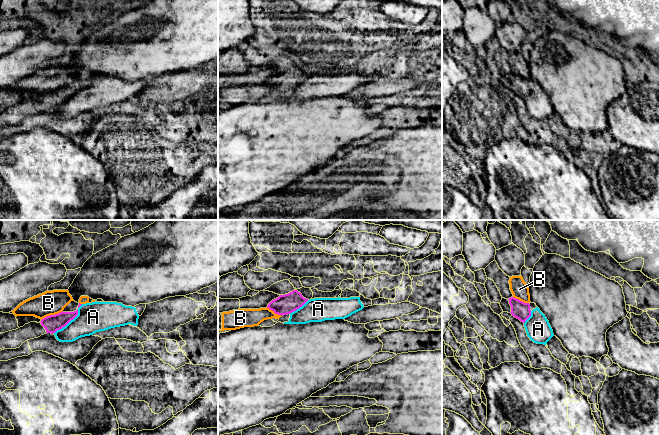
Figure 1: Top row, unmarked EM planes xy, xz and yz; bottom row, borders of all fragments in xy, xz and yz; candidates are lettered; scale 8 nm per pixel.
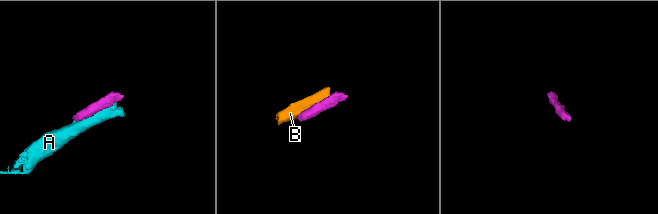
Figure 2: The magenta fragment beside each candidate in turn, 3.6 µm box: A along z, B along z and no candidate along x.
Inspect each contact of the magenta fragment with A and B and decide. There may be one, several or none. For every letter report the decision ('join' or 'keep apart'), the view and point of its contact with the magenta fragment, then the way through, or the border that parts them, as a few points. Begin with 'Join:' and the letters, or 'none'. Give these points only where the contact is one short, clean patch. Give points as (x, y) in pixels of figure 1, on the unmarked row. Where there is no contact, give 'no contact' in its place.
Join: none
A: keep apart | xy (70, 96)
B: keep apart | xy (51, 91)

